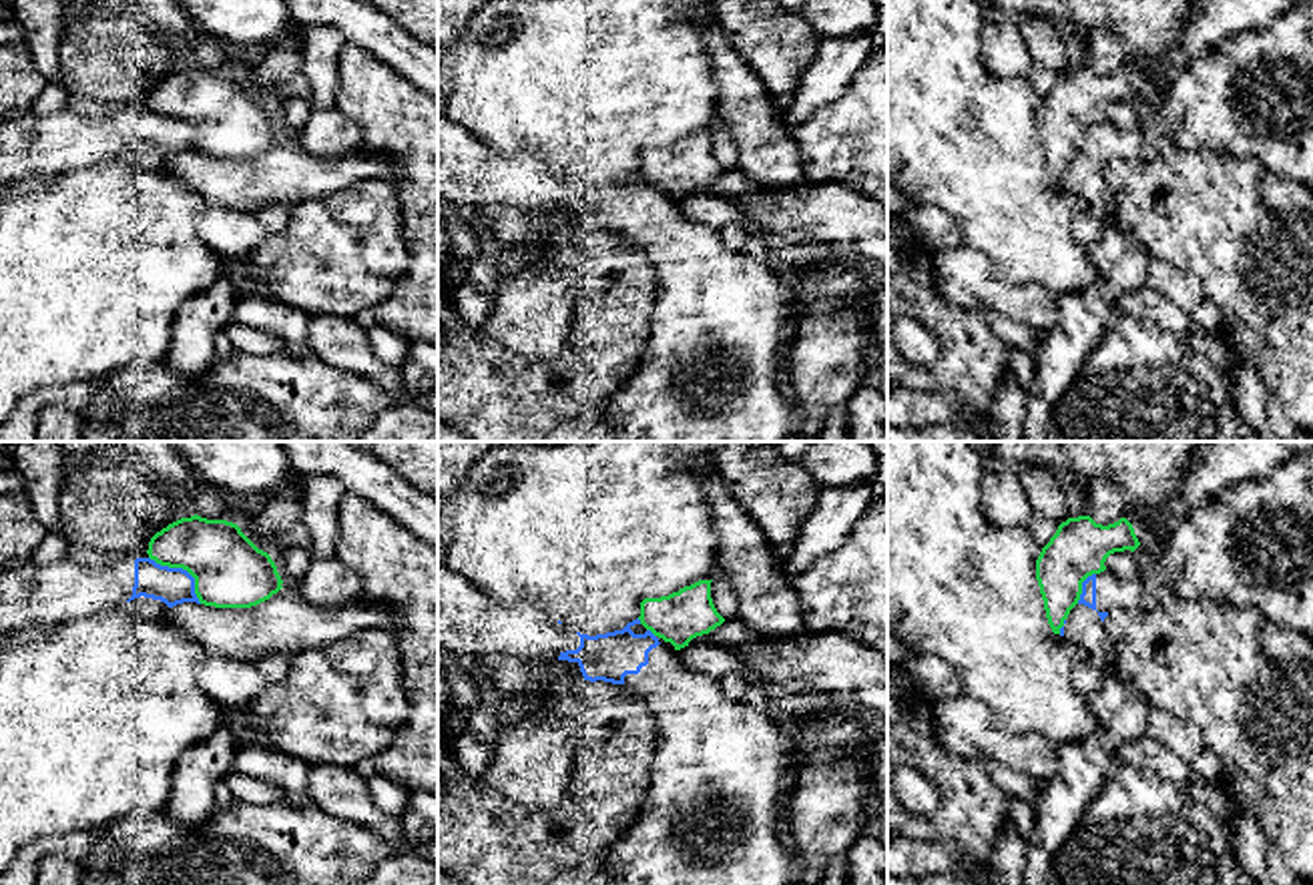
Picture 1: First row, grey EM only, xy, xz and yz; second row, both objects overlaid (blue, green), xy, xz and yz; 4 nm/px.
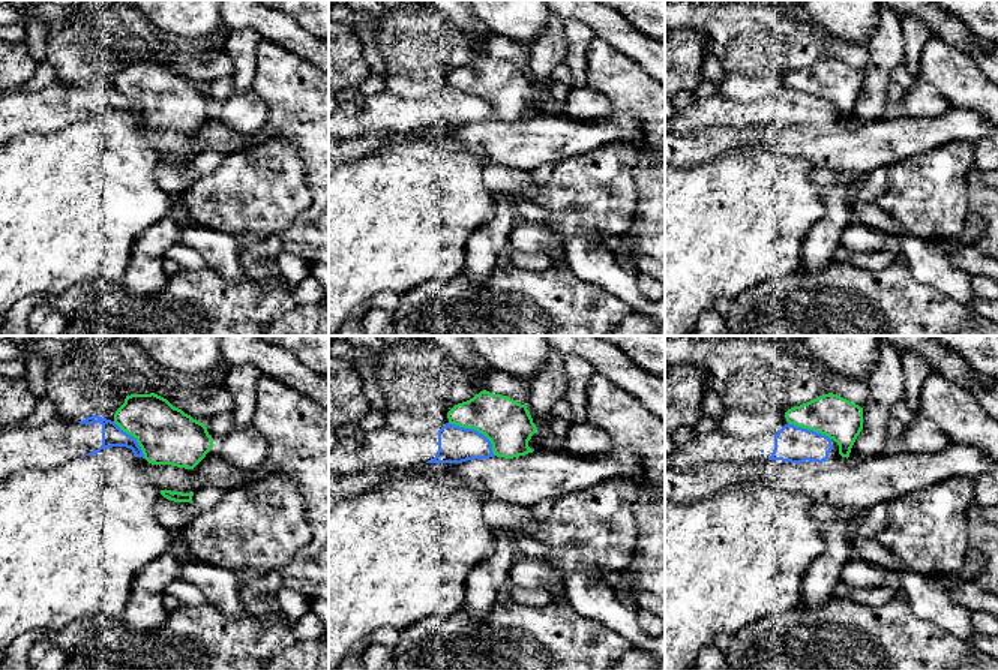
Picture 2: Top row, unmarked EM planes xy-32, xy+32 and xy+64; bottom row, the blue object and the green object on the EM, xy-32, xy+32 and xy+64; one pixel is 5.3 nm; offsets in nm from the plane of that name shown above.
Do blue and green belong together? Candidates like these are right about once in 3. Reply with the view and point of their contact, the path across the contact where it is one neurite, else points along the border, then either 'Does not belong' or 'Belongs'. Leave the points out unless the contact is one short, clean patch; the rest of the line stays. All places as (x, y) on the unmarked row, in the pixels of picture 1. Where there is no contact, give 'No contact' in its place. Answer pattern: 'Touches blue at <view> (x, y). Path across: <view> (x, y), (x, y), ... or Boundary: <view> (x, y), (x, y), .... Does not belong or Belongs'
Touches blue at xy (181, 119). Does not belong

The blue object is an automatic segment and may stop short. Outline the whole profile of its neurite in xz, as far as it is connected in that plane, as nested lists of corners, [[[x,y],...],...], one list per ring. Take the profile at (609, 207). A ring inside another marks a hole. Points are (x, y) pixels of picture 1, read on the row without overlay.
[[[446,114],[438,116],[440,201],[462,209],[508,205],[530,211],[576,213],[584,231],[624,235],[642,245],[659,271],[648,345],[632,377],[602,409],[564,421],[544,441],[789,441],[797,419],[797,409],[783,387],[783,367],[793,329],[791,283],[781,279],[767,259],[731,251],[717,229],[687,221],[675,199],[661,195],[650,181],[634,185],[630,181],[634,175],[640,171],[606,185],[580,185],[554,173],[546,157],[530,144],[510,155],[498,155],[462,124]]]

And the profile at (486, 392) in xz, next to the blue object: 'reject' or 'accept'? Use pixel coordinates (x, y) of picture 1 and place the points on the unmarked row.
reject

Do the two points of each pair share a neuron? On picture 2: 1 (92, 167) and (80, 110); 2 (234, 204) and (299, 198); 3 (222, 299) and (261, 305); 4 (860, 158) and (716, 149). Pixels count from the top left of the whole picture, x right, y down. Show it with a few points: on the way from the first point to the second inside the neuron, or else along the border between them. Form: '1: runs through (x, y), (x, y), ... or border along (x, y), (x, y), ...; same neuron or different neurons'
1: border along (81, 120), (48, 134); different neurons
2: runs through (251, 198), (282, 198); same neuron
3: runs through (231, 305), (252, 305); same neuron
4: runs through (824, 146), (784, 138), (752, 138); same neuron

